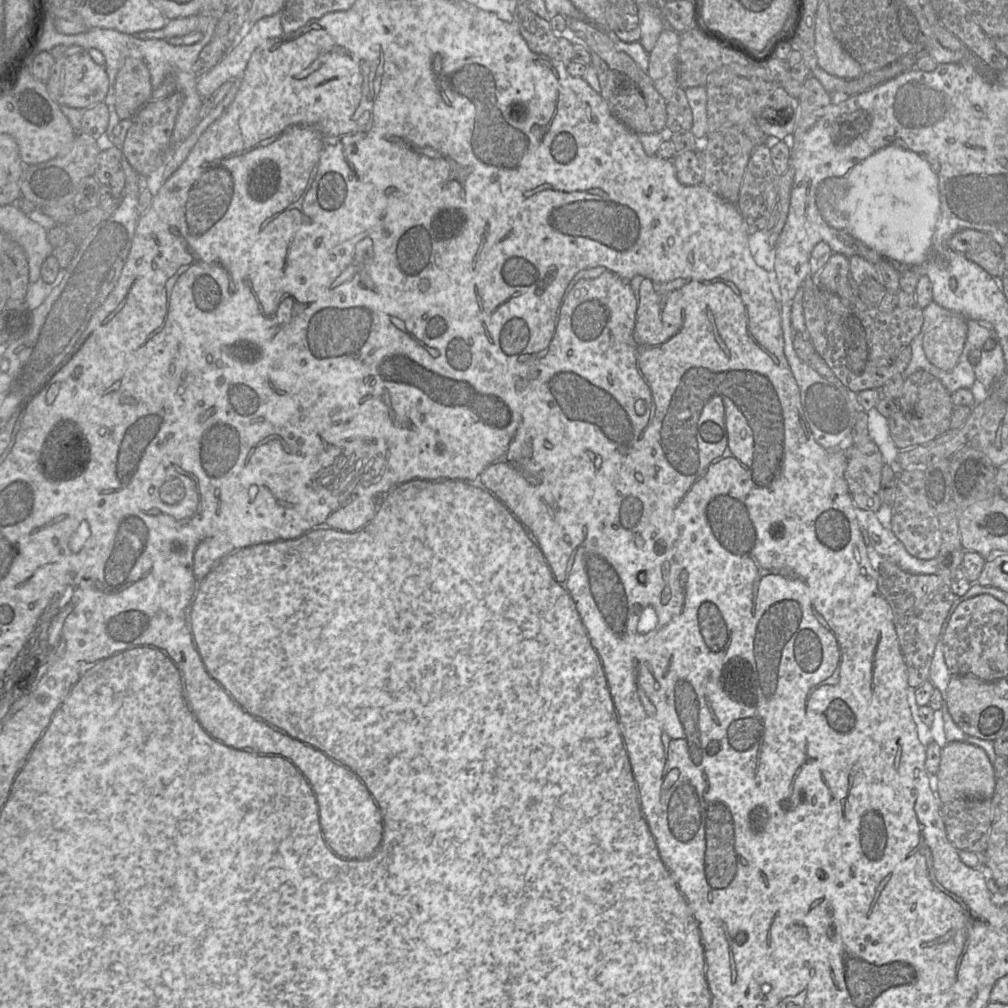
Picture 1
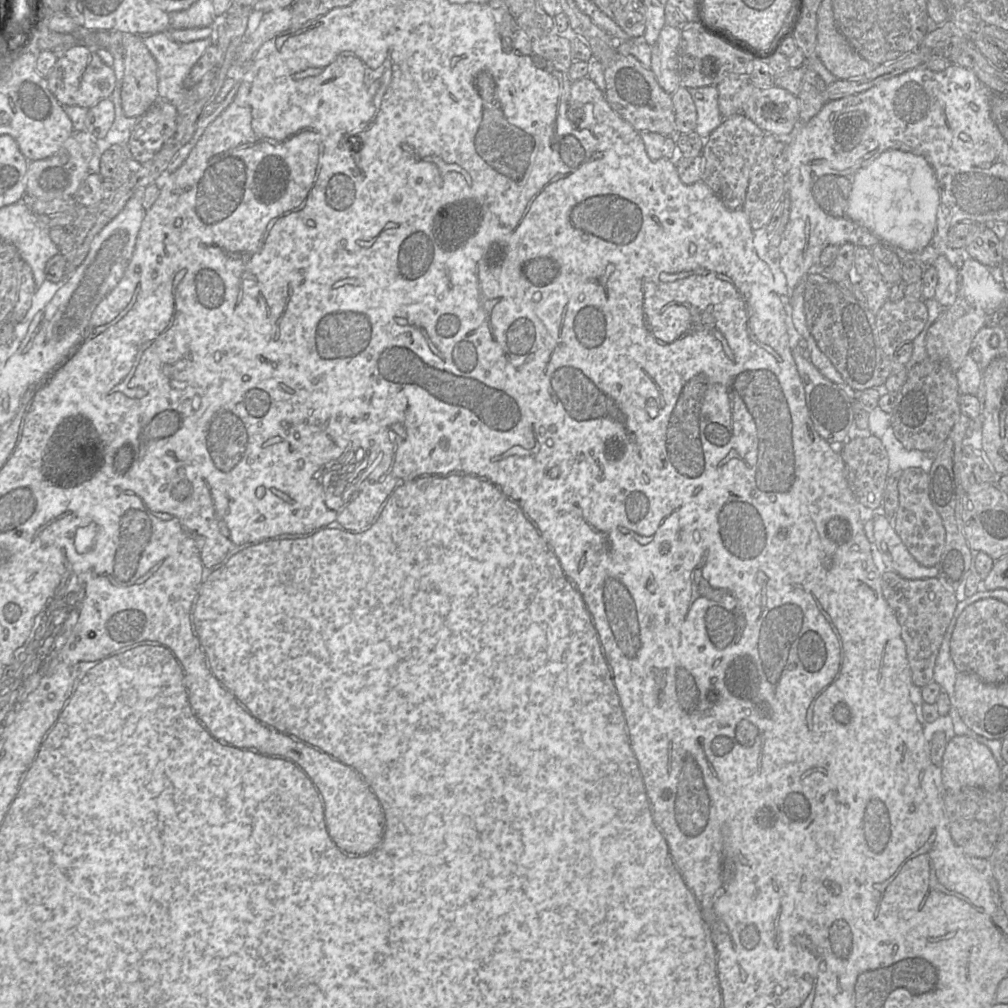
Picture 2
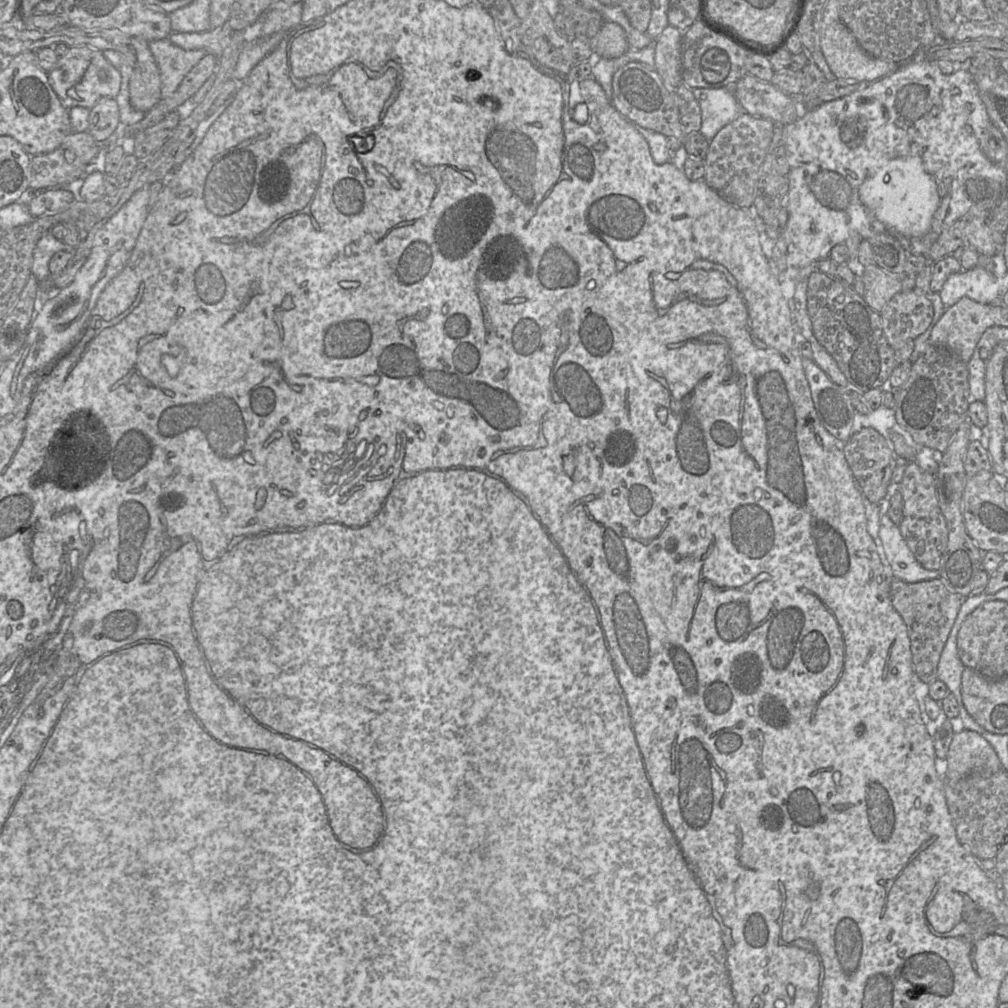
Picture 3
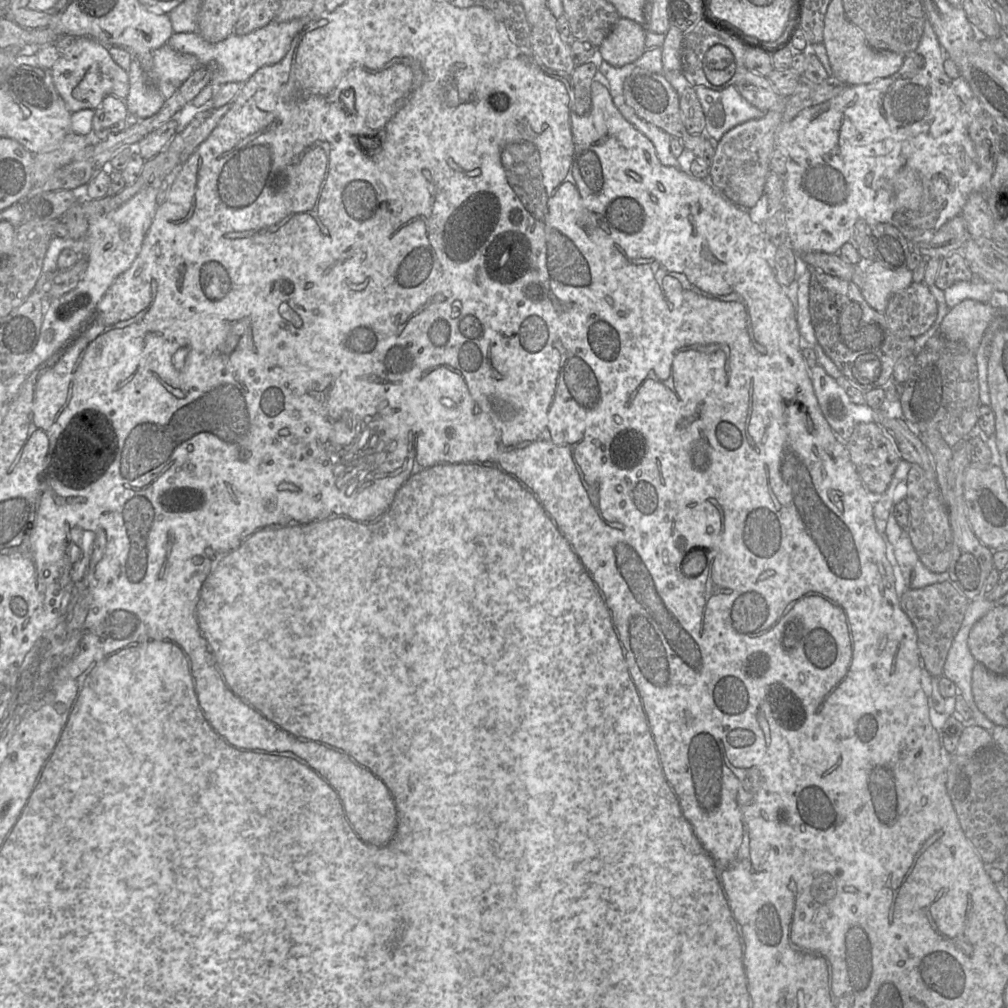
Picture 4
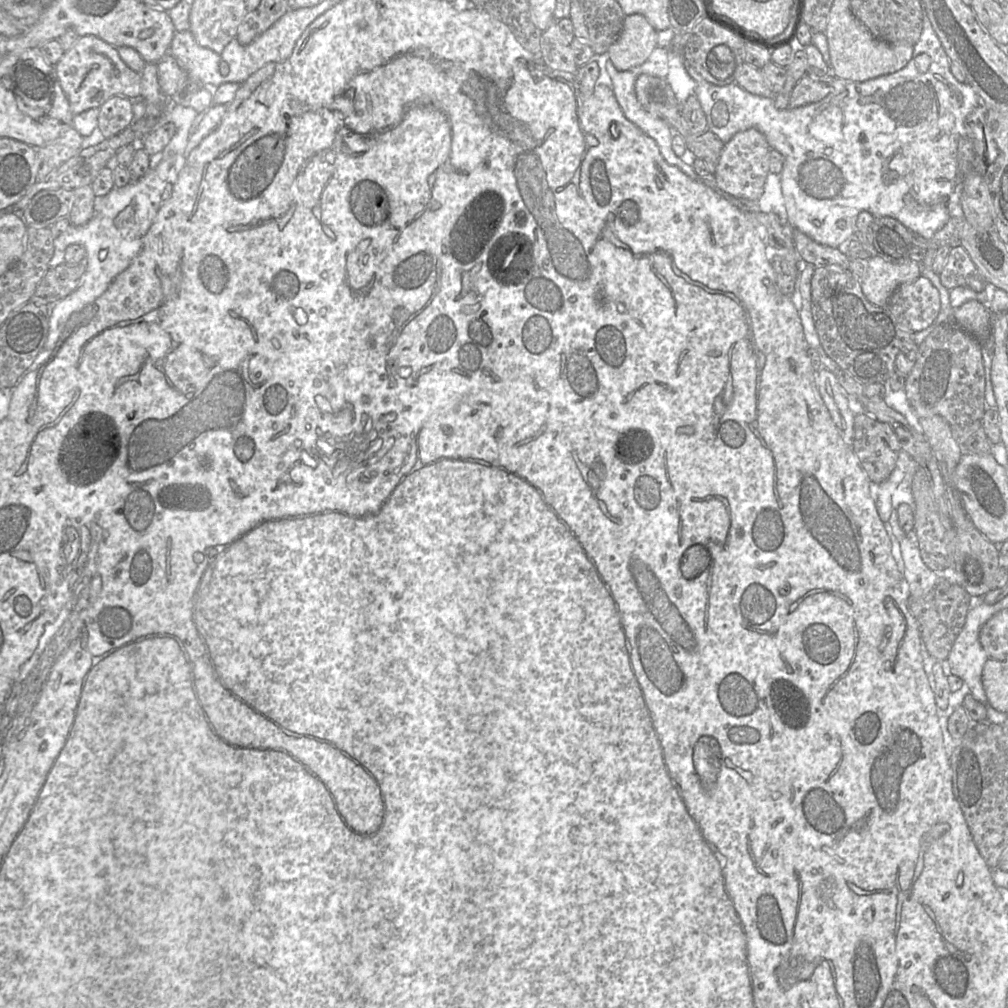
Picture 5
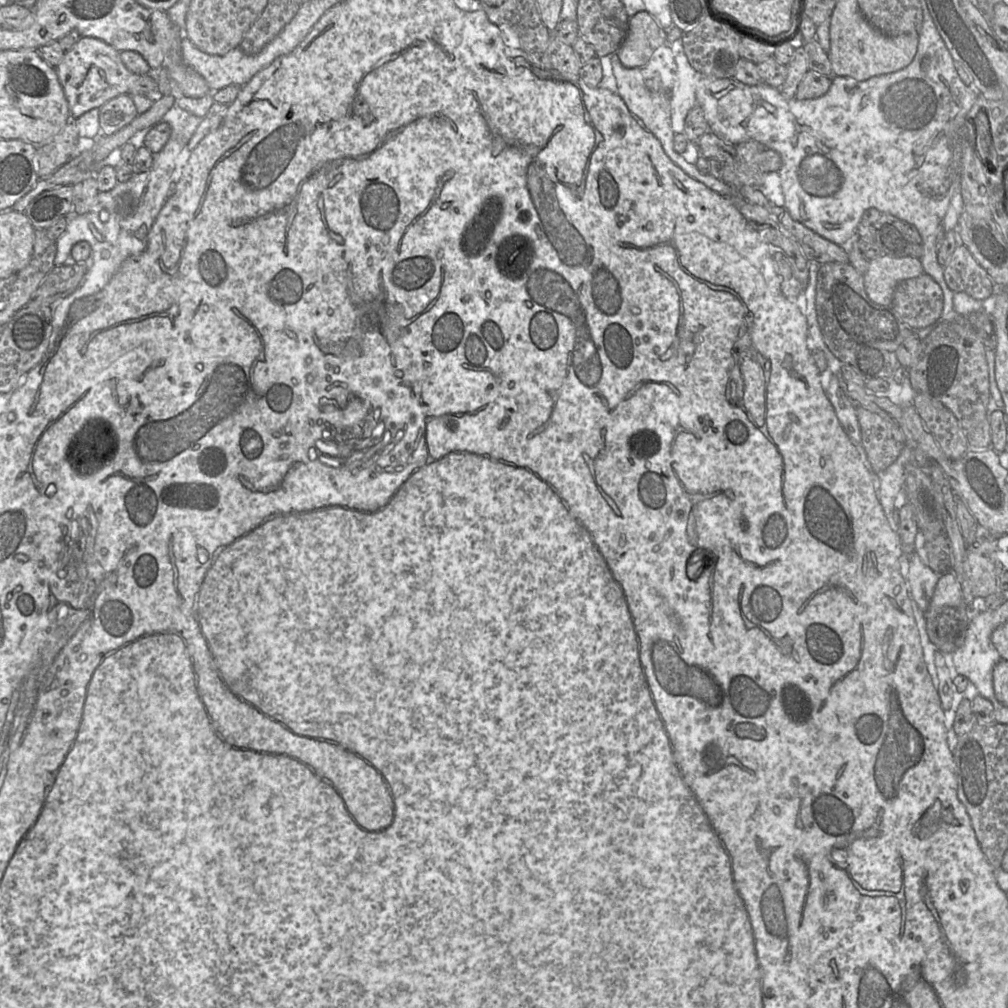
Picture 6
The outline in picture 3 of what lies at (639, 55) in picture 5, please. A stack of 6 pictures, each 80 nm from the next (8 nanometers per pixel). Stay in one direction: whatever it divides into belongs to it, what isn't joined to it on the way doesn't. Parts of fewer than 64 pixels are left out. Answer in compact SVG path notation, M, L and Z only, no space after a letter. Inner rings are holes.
M604 22L590 42L593 52L606 59L618 58L629 48L624 29L615 22Z

